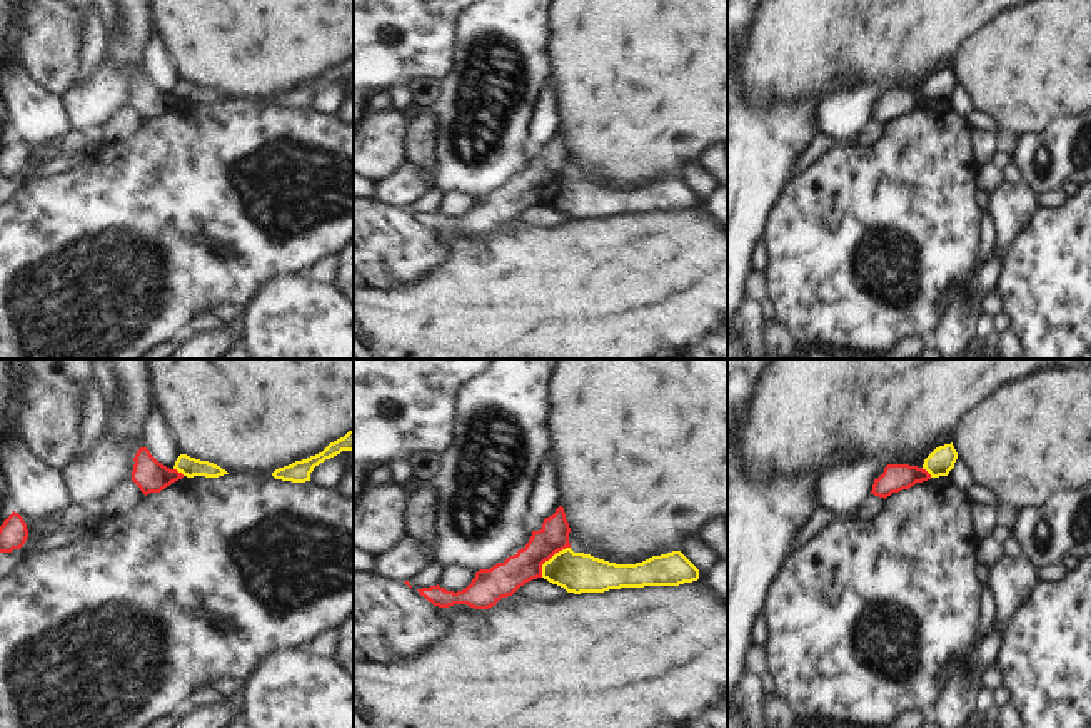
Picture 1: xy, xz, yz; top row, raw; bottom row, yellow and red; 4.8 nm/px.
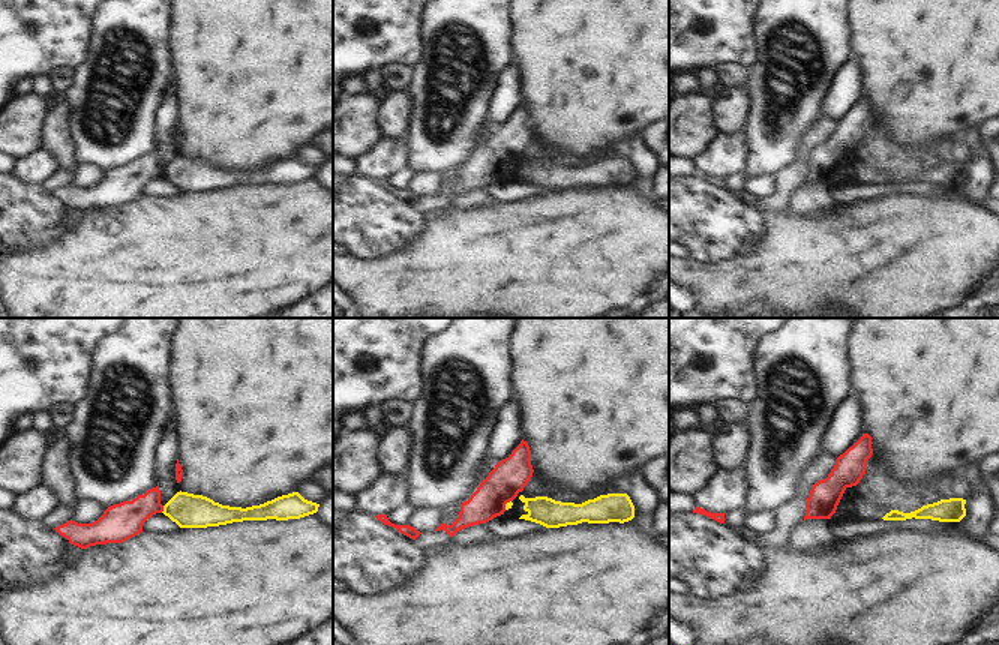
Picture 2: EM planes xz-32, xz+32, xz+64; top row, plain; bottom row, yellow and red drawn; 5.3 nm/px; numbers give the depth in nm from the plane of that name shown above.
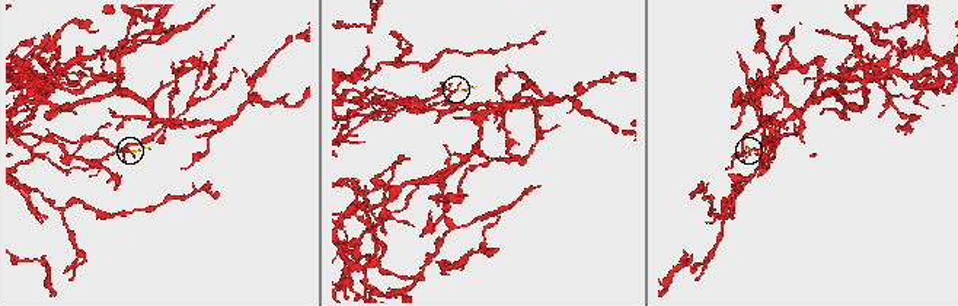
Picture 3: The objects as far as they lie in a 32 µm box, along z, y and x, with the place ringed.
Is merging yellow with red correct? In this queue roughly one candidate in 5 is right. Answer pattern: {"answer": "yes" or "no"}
{"answer": "no"}

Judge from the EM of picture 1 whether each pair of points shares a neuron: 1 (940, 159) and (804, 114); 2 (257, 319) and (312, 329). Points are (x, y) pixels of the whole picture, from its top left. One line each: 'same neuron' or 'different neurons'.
1: different neurons
2: same neuron

